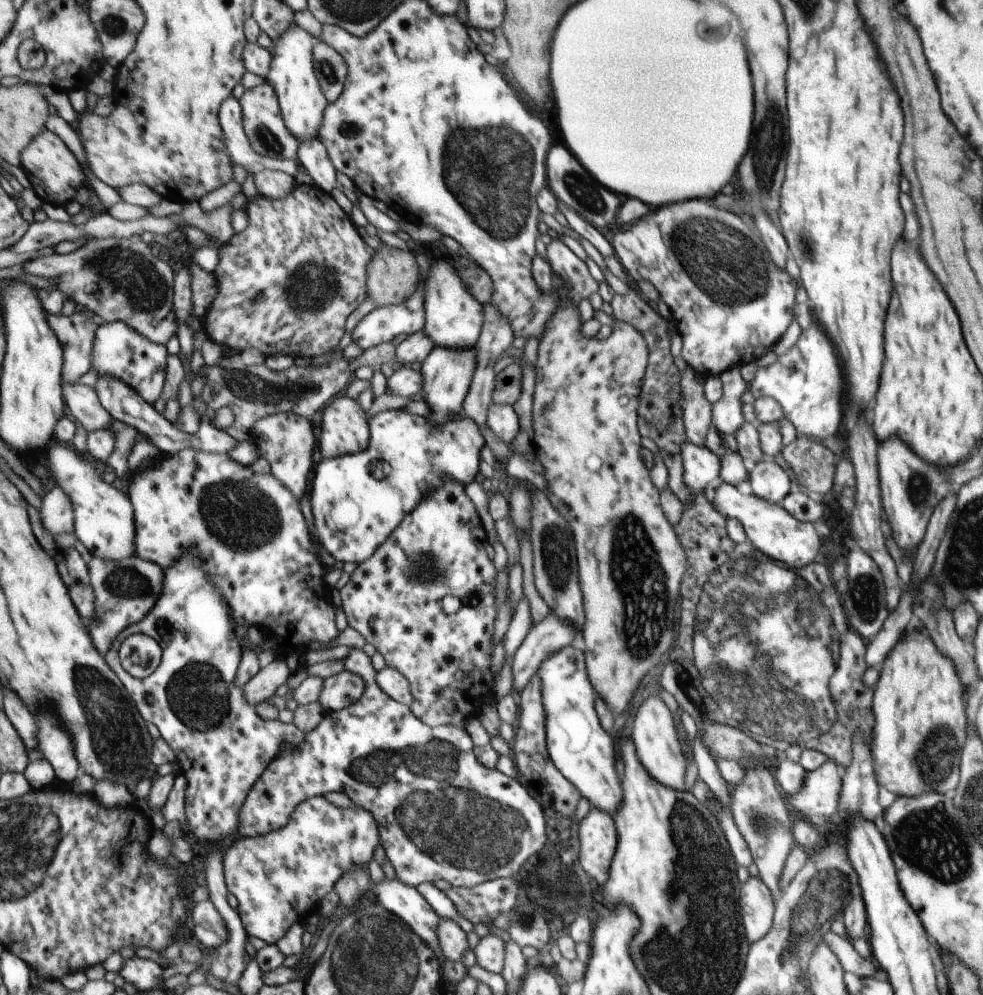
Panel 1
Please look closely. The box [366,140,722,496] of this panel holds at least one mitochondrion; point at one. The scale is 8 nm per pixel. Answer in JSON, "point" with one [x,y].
{"point":[582,191]}

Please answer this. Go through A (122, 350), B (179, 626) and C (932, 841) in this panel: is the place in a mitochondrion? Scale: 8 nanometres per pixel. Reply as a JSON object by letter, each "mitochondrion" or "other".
{"A":"other","B":"other","C":"mitochondrion"}

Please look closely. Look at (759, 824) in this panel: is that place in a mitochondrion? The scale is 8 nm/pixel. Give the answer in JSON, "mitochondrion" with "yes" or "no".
{"mitochondrion":"yes"}

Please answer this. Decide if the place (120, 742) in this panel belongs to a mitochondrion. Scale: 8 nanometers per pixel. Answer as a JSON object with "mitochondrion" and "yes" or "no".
{"mitochondrion":"yes"}

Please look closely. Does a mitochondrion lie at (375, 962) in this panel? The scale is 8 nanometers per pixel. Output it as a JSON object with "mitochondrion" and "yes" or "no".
{"mitochondrion":"yes"}

